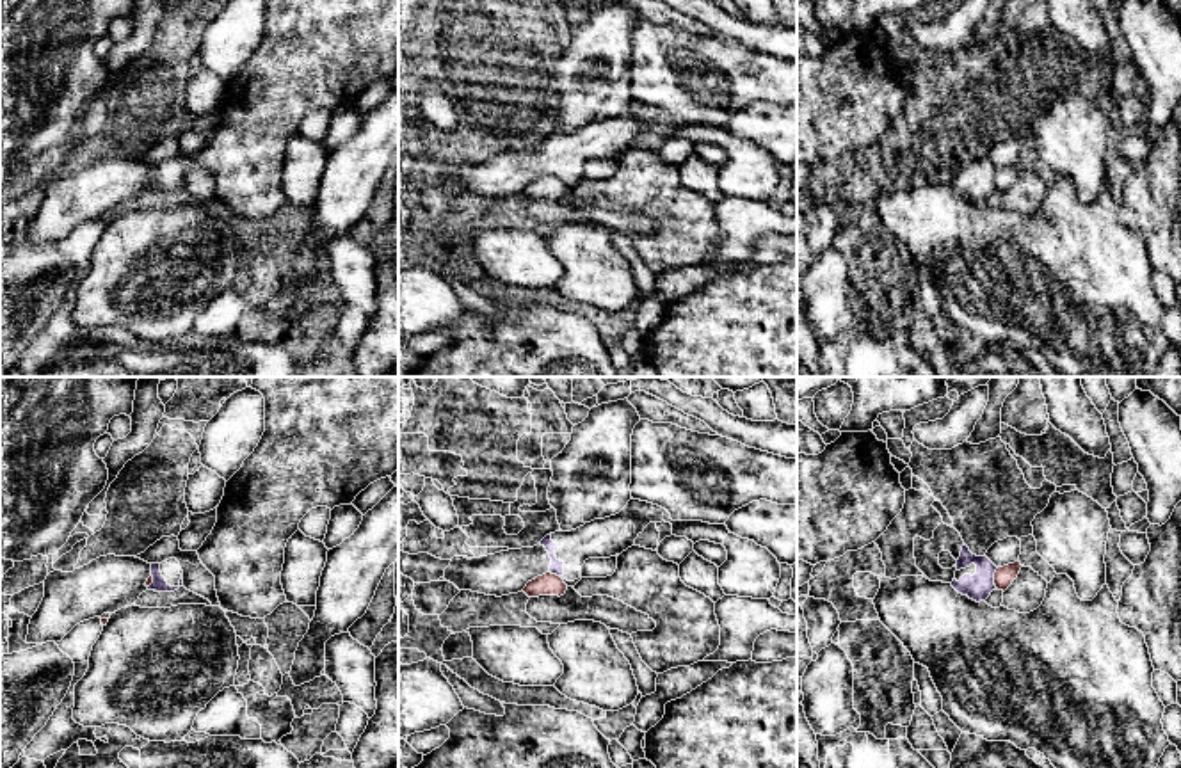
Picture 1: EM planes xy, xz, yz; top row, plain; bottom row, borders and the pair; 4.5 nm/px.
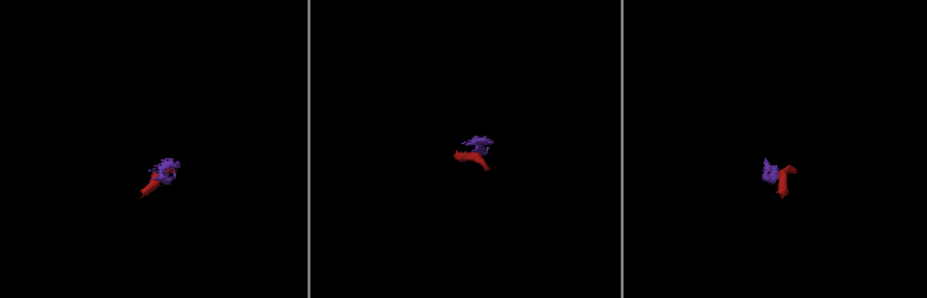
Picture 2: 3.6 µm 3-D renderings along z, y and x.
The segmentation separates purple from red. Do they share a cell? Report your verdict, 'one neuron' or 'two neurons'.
two neurons

